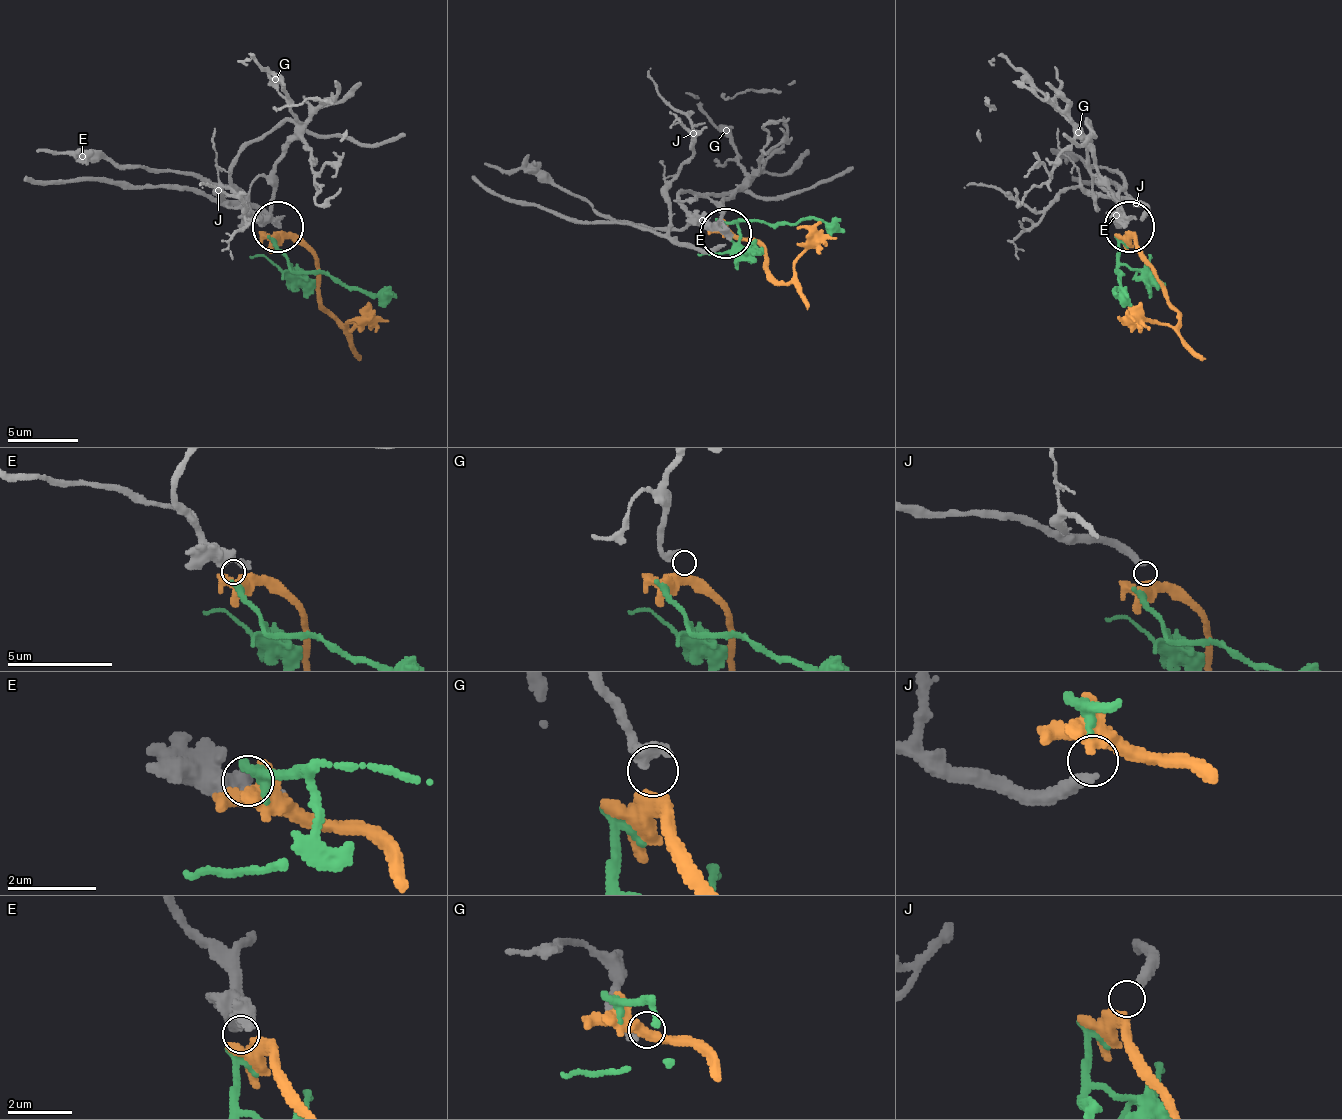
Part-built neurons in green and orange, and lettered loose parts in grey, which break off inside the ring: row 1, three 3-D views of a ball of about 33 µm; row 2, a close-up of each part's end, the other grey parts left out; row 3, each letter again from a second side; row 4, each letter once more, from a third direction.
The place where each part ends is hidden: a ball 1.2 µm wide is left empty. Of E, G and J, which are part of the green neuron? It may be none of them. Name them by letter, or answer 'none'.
none

